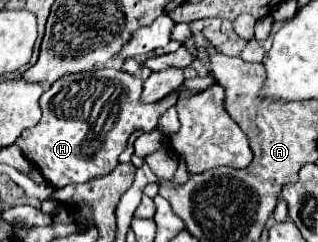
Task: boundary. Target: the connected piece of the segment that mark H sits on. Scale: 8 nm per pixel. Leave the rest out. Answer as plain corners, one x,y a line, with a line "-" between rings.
101,68
69,74
51,84
41,96
41,120
21,132
17,146
37,164
43,178
55,188
81,184
109,174
119,164
119,154
127,148
129,136
137,130
153,132
159,118
177,104
179,94
169,92
157,102
143,104
143,80
123,70

